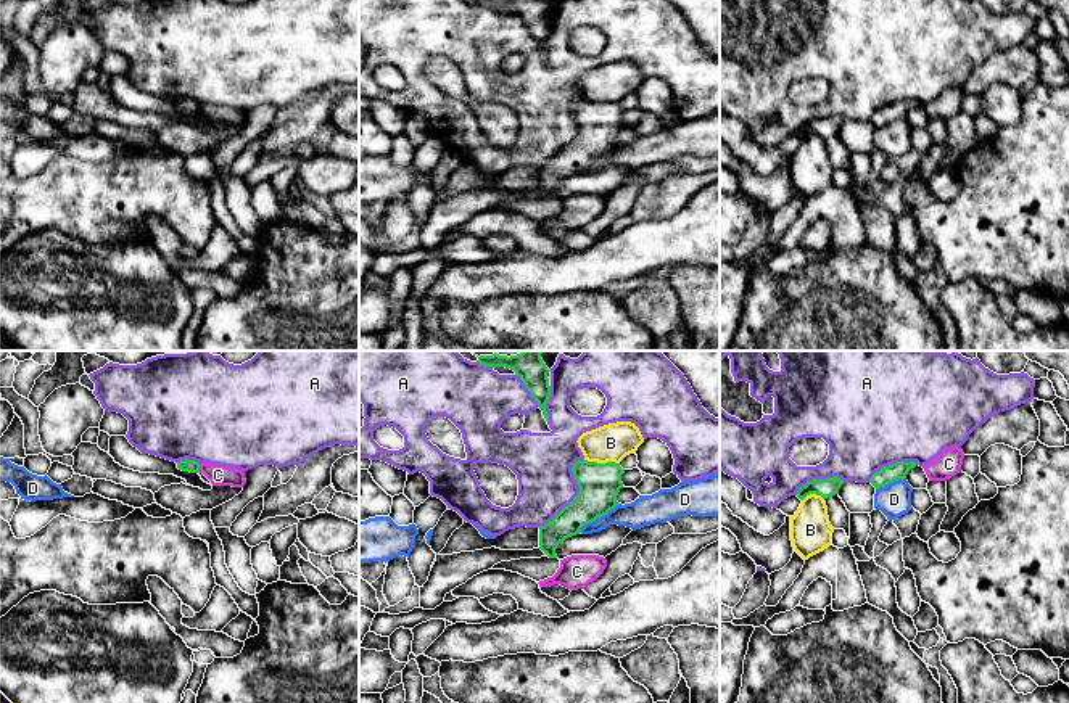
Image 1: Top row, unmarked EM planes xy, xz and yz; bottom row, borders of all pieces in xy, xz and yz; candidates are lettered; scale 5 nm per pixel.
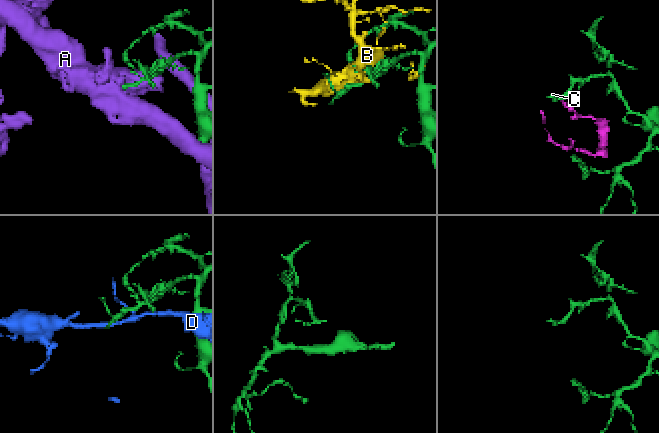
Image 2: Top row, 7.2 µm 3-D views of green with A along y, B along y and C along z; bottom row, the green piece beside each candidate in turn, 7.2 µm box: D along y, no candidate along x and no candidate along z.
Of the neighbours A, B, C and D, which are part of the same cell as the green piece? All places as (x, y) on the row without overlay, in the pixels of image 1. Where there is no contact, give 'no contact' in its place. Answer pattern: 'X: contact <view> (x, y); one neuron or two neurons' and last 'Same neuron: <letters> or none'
A: contact xz (578, 134); two neurons
B: contact xz (601, 103); two neurons
C: contact xy (198, 108); two neurons
D: contact xz (598, 156); two neurons
Same neuron: none

